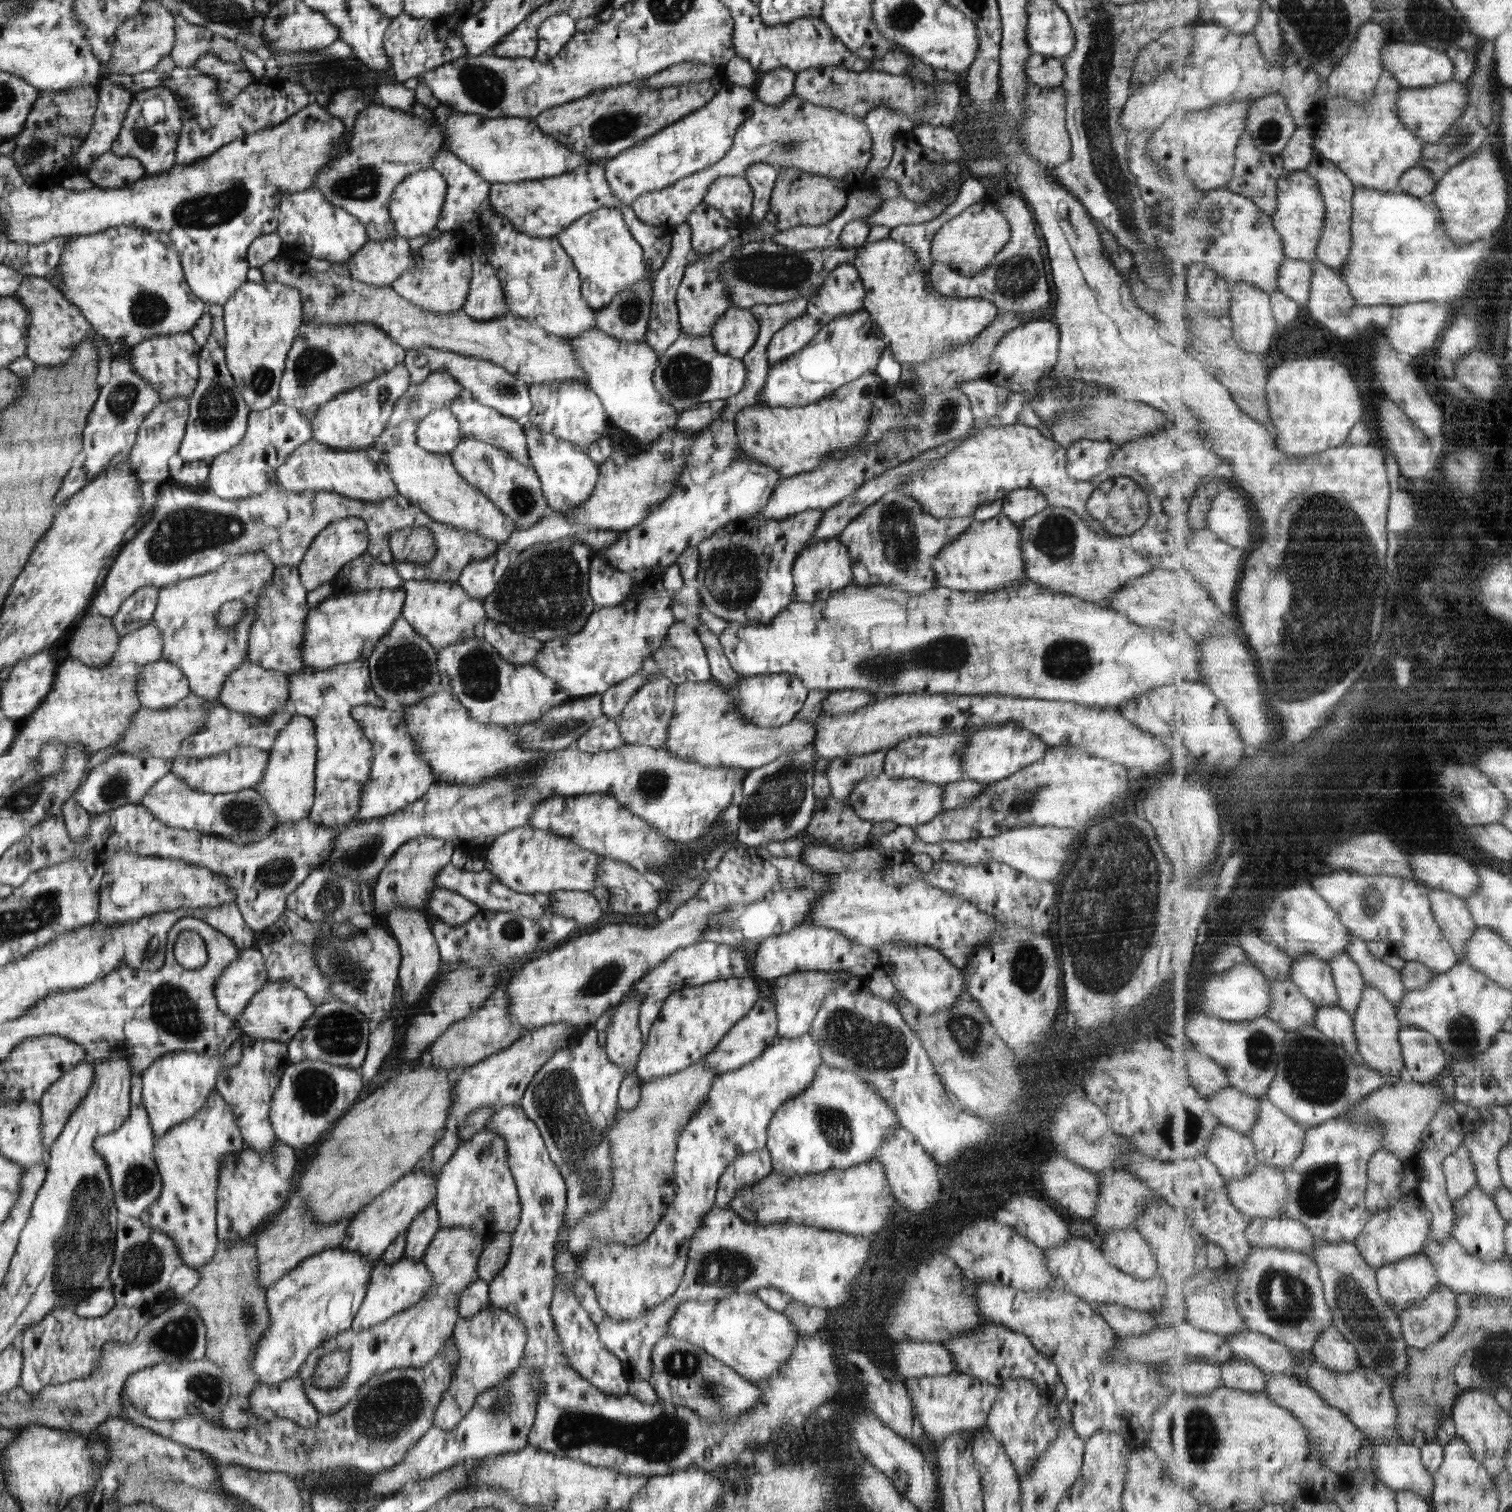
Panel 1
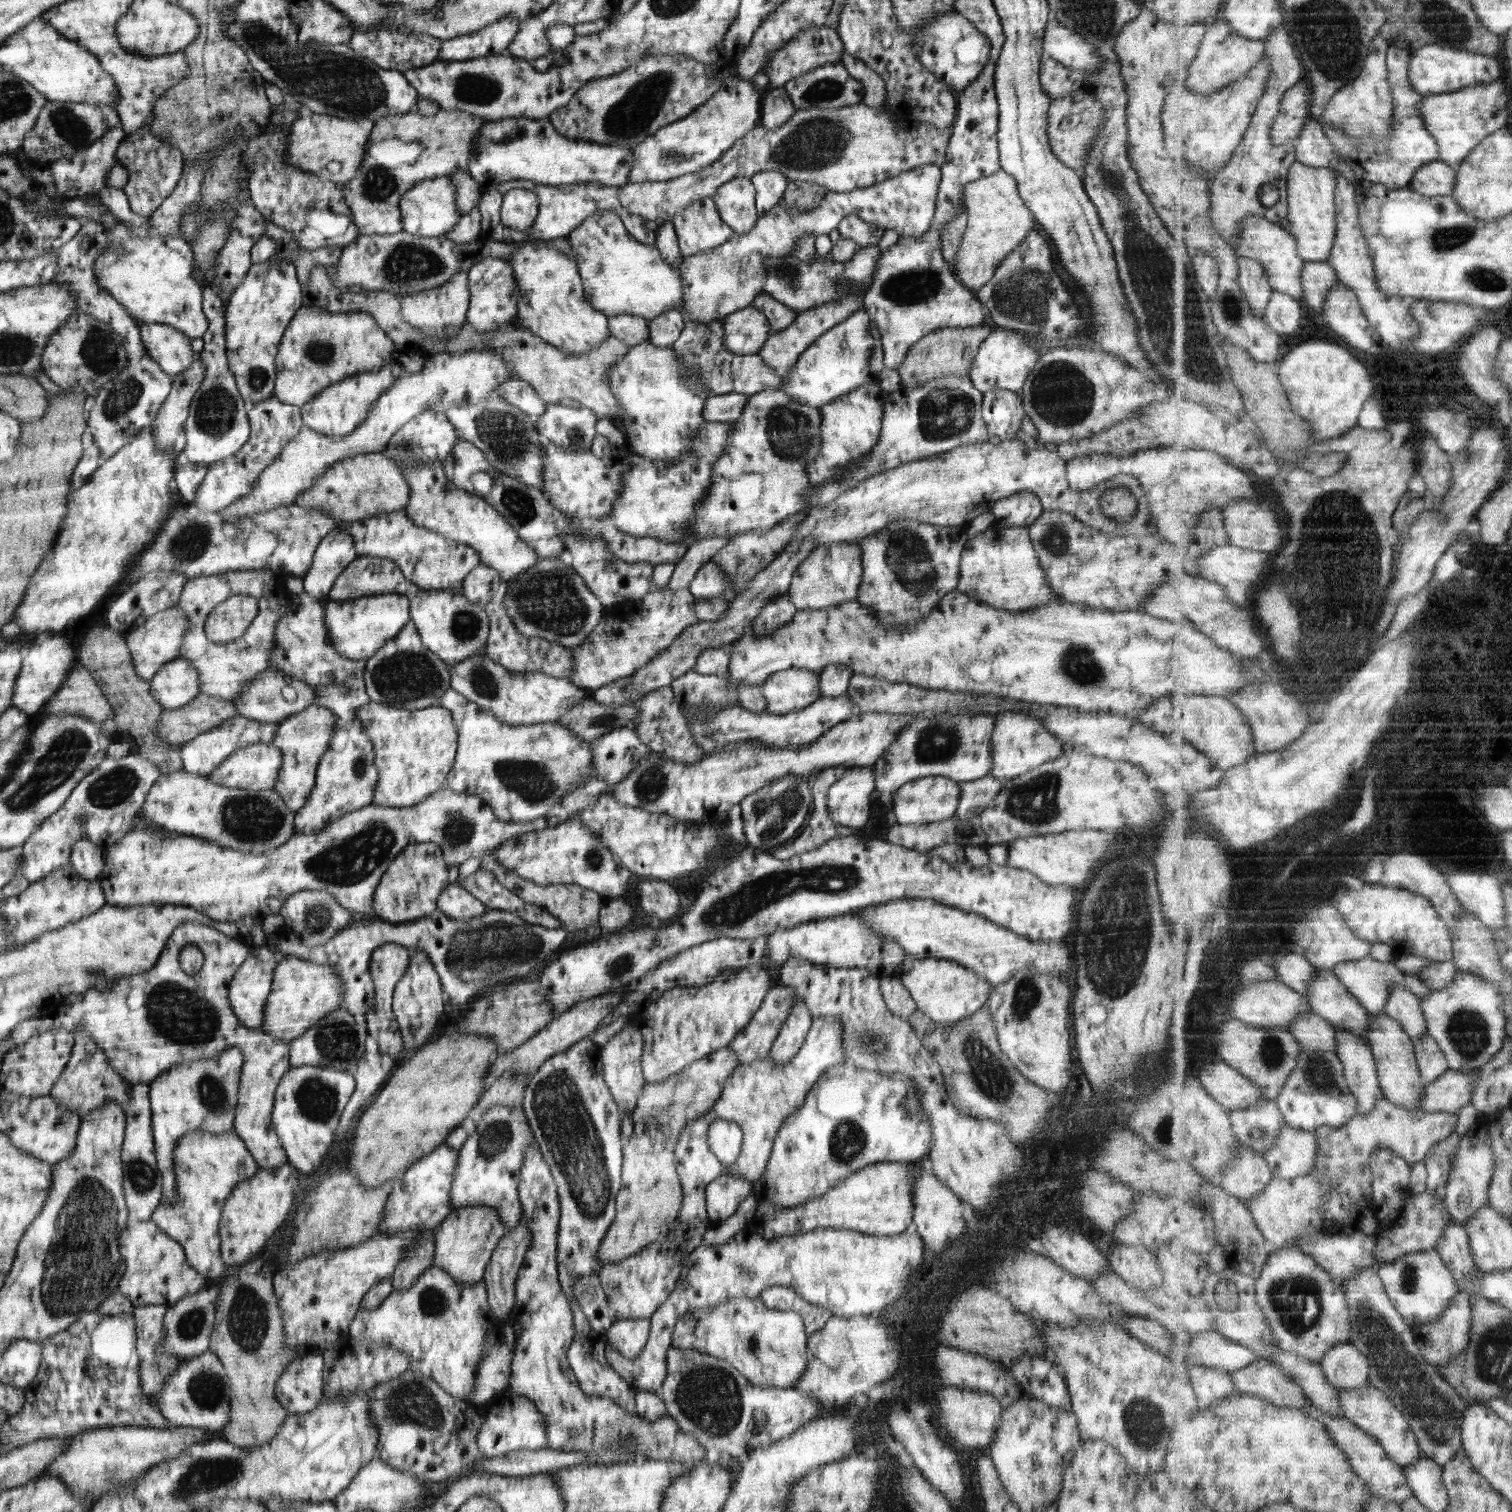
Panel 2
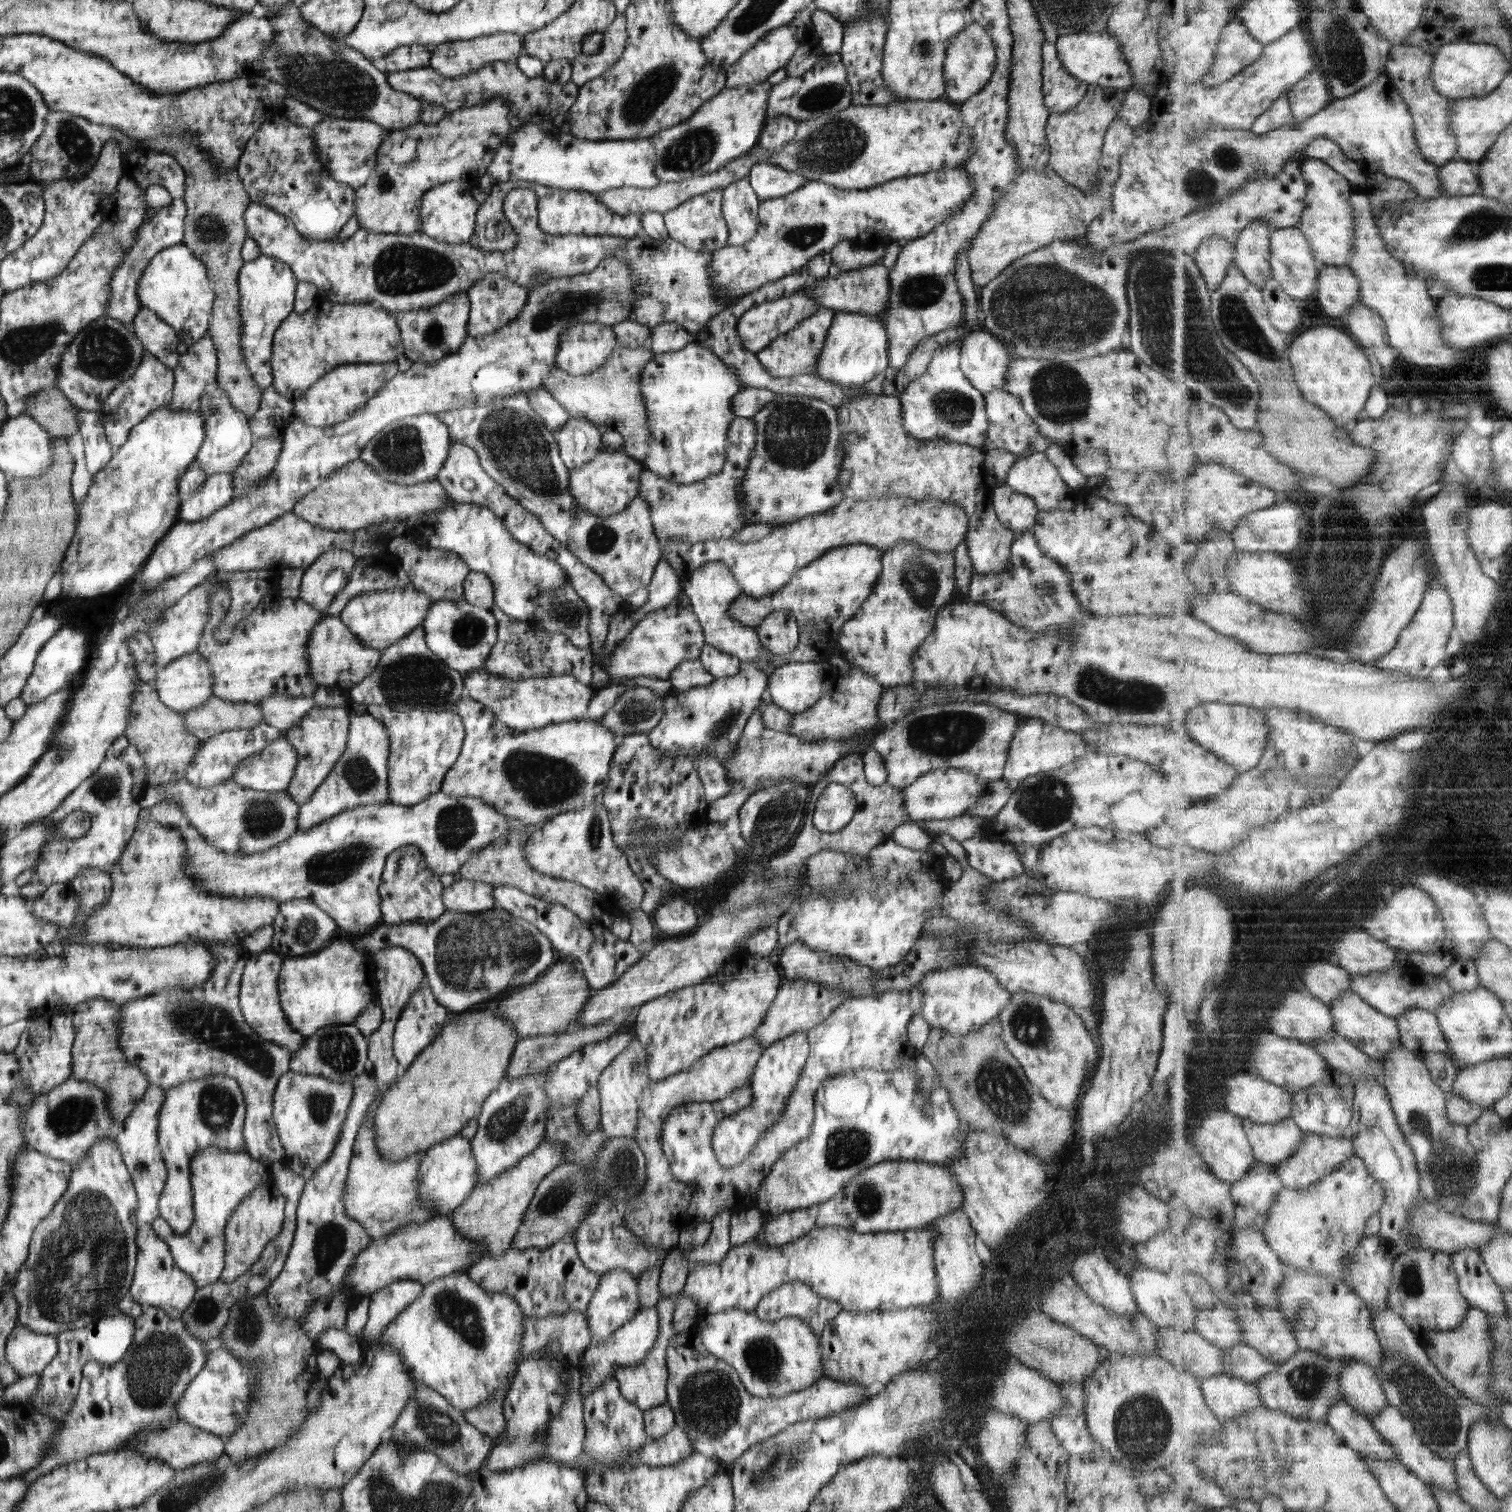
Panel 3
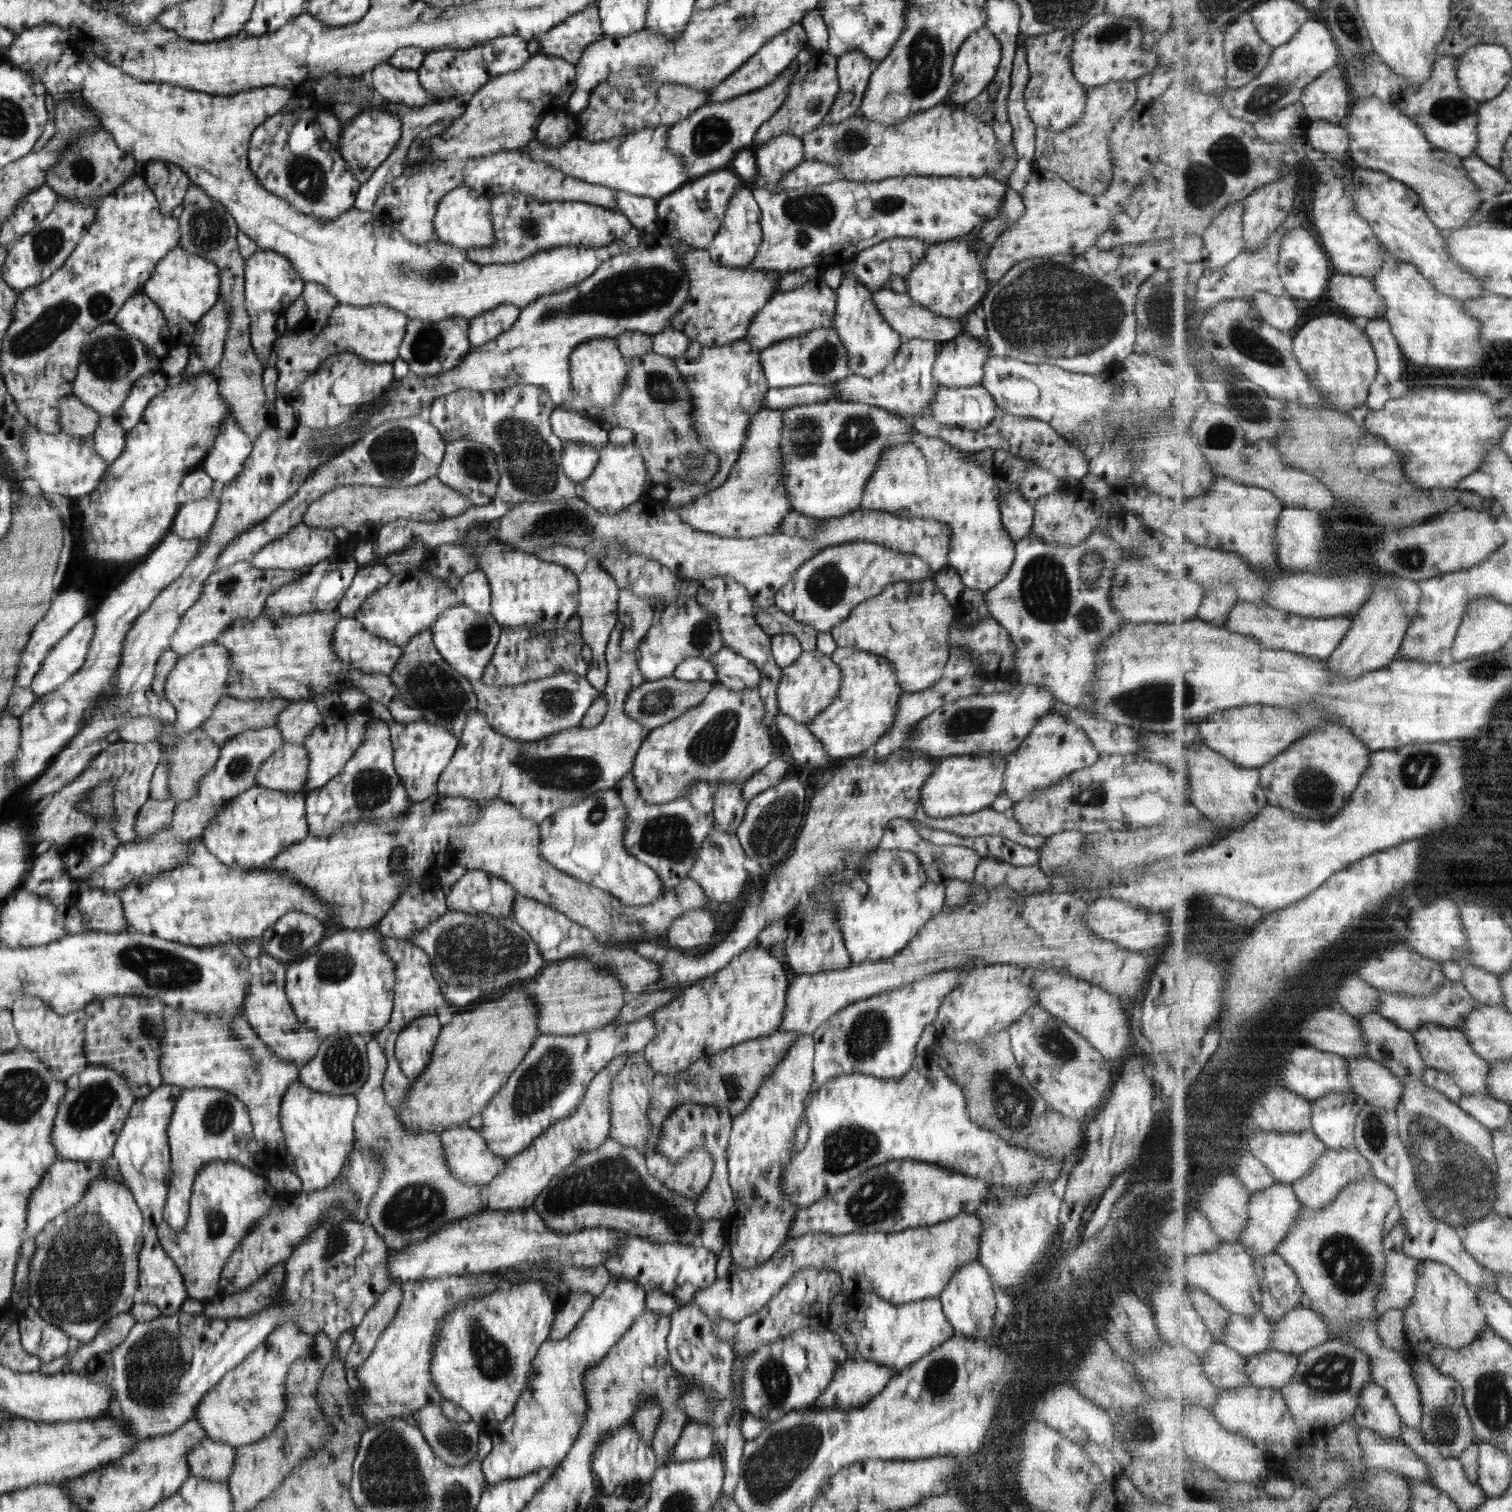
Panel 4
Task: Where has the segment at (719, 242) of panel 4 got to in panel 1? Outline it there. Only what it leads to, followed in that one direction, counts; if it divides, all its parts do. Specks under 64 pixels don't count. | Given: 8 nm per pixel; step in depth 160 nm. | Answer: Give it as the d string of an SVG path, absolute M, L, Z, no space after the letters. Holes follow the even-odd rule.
M720 176L709 184L702 201L742 226L750 219L752 188L743 176Z

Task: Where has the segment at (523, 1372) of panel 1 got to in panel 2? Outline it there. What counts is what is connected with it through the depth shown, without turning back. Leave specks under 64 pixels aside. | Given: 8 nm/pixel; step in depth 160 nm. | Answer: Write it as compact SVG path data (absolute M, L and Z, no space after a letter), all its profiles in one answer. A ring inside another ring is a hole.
M503 1390L494 1399L485 1401L477 1409L484 1418L476 1434L480 1458L500 1456L505 1452L546 1448L544 1416L531 1406L526 1398L513 1396L509 1390Z

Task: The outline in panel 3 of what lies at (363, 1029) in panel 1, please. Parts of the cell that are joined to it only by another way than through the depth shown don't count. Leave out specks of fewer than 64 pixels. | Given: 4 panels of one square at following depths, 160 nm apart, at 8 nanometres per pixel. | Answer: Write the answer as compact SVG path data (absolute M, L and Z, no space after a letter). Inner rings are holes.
M335 1024L319 1028L313 1035L305 1037L304 1046L300 1050L291 1052L290 1070L352 1083L362 1072L372 1067L366 1057L366 1041L355 1024Z

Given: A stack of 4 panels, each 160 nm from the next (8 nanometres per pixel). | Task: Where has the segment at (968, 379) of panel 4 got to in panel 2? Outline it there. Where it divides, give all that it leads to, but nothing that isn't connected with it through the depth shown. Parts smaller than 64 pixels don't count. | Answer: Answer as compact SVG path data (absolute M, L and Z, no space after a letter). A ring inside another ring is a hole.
M999 328L983 337L977 352L969 364L969 376L972 386L981 394L995 388L1019 388L1023 386L1032 366L1041 356L1030 338L1015 330Z

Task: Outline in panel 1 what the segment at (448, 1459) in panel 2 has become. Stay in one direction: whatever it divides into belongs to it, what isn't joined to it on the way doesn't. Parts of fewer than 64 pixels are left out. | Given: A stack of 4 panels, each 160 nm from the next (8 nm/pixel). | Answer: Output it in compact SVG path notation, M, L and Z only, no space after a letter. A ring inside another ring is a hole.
M441 1348L435 1357L421 1368L391 1369L371 1378L359 1387L350 1402L348 1401L338 1411L319 1415L314 1426L309 1428L303 1428L287 1419L255 1422L243 1430L225 1429L218 1423L207 1421L198 1415L189 1415L185 1419L174 1421L153 1420L145 1413L139 1412L127 1397L120 1395L118 1402L121 1414L115 1417L135 1426L142 1426L151 1433L177 1441L188 1448L205 1452L218 1466L240 1465L271 1473L285 1473L292 1479L303 1476L305 1472L313 1473L315 1470L321 1472L326 1468L343 1468L351 1472L351 1466L361 1472L374 1474L401 1463L403 1457L407 1455L407 1450L413 1447L429 1427L432 1427L435 1409L440 1403L441 1395L447 1391L447 1385L451 1381L450 1376L447 1359Z

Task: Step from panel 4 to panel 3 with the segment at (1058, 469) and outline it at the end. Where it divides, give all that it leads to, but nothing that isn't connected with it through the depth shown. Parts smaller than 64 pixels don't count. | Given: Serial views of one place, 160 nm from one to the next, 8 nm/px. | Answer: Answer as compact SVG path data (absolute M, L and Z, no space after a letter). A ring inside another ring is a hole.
M993 390L984 395L986 420L987 420L987 440L982 448L984 452L989 449L1003 449L1014 457L1022 456L1024 449L1031 447L1033 452L1043 452L1054 442L1043 438L1039 434L1038 426L1023 412L1021 403L1017 397L1002 390Z

